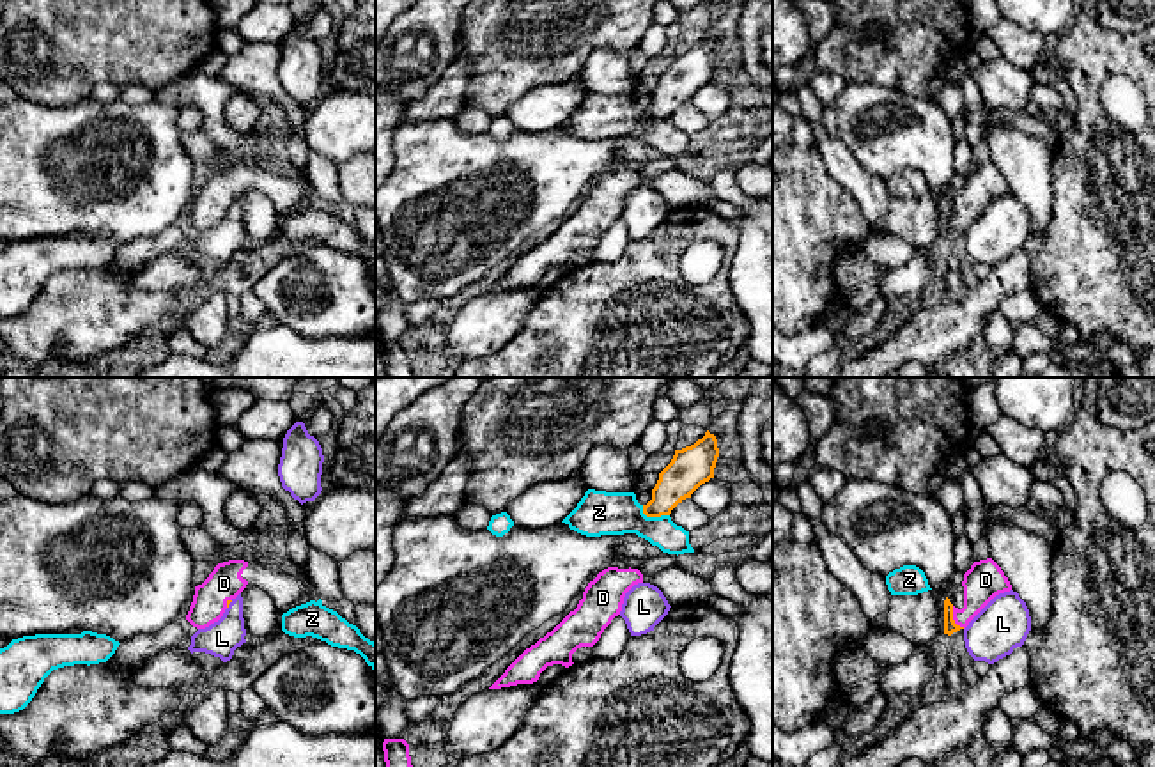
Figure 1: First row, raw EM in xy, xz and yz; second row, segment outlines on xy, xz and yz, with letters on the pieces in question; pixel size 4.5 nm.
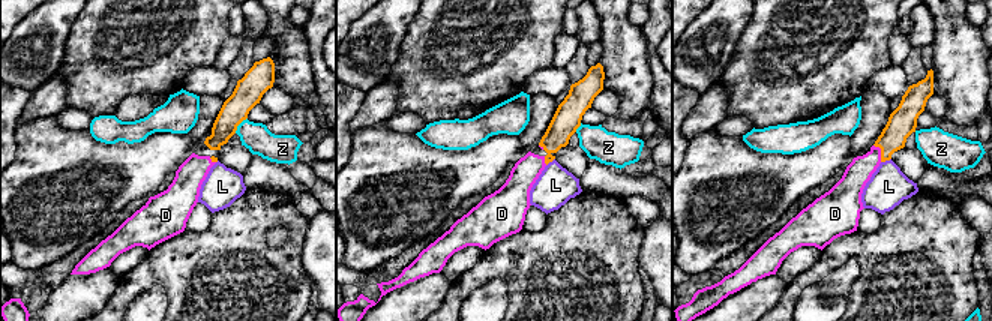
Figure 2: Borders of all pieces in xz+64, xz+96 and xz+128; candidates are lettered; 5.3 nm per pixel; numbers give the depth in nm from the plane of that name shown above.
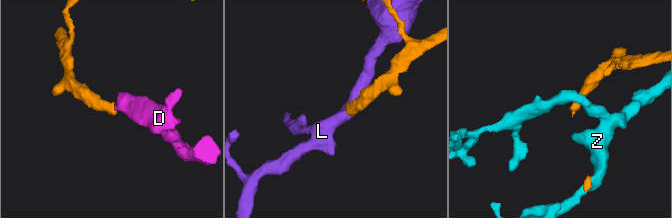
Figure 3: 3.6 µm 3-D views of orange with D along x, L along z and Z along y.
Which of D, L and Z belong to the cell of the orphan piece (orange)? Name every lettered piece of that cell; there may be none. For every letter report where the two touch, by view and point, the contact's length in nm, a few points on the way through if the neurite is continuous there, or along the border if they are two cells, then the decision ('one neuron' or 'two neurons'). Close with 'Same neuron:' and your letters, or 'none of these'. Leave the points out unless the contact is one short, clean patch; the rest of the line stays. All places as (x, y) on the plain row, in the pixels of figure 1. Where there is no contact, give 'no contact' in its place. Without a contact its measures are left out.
D: contact yz (952, 222); length 120 nm; way yz (950, 229), (952, 222), (973, 208), (985, 183); one neuron
L: contact xy (229, 206); length 50 nm; two neurons
Z: contact xz (652, 119); length 140 nm; two neurons
Same neuron: D

